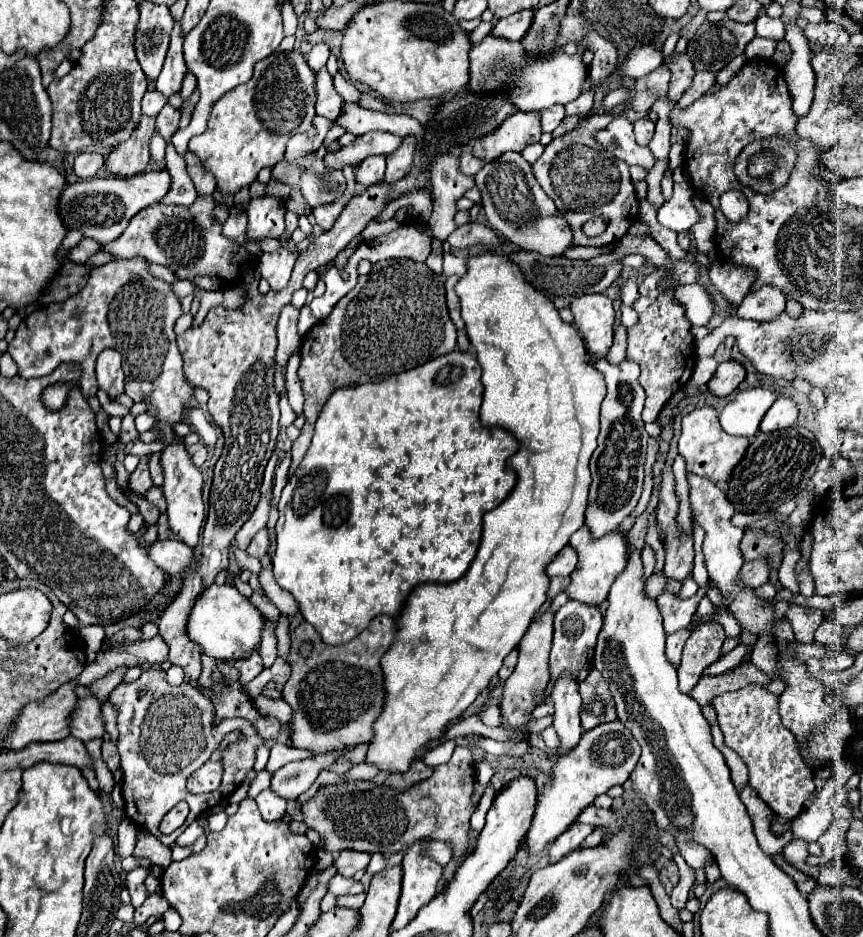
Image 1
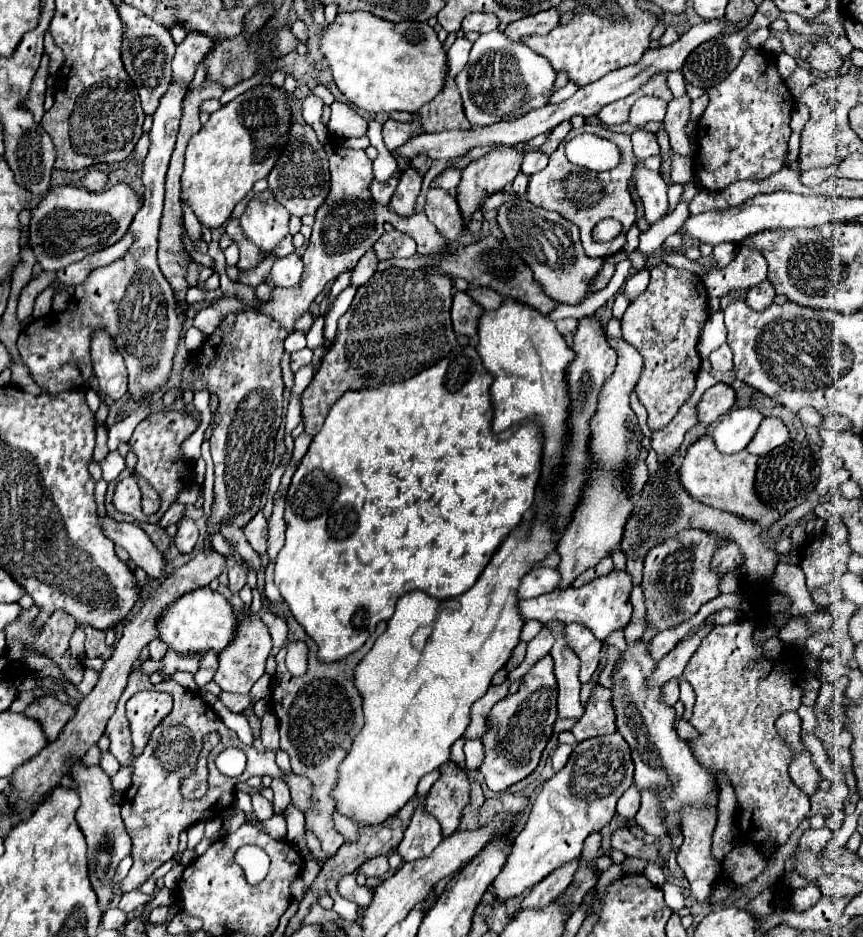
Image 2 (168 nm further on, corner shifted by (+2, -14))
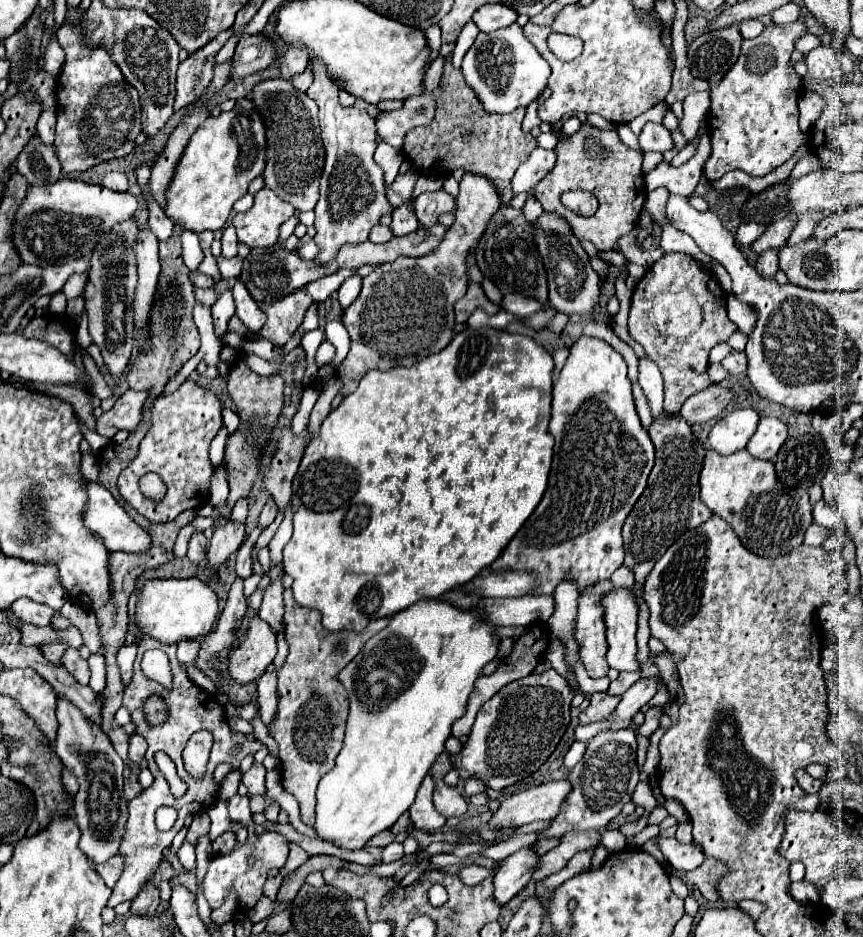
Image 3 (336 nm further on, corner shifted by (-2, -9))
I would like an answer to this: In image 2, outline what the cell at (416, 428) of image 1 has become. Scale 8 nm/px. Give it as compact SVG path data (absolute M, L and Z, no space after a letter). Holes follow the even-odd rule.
M464 346L452 350L440 364L420 372L418 376L392 386L382 386L376 390L356 390L342 394L336 404L330 408L322 430L314 436L306 456L302 458L300 466L292 476L292 484L286 496L286 544L276 558L274 570L274 584L278 586L282 600L290 606L292 616L300 626L304 626L306 634L318 644L318 658L322 662L336 662L346 658L348 654L362 648L366 638L374 632L380 620L390 620L394 614L396 600L410 590L422 590L432 594L438 600L454 598L464 594L468 588L474 586L476 578L490 562L492 554L504 540L504 536L522 520L524 512L534 502L534 492L540 474L540 454L542 454L542 432L532 422L516 424L506 432L494 434L490 430L492 420L492 406L488 388L492 384L492 376L484 370L480 356L476 354L474 346Z

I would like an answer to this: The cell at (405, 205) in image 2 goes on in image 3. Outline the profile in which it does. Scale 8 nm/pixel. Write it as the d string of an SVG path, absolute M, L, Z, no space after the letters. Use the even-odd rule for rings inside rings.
M410 199L408 203L400 205L394 209L392 213L392 223L390 223L390 231L394 237L402 237L402 235L410 235L418 229L418 219L414 215L414 199Z

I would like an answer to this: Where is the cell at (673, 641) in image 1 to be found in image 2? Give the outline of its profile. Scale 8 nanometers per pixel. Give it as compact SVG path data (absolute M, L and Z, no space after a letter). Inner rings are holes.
M672 678L672 680L668 680L668 682L664 684L662 690L664 690L664 702L666 702L666 704L674 706L674 704L678 702L678 694L680 694L678 686L680 686L680 678Z

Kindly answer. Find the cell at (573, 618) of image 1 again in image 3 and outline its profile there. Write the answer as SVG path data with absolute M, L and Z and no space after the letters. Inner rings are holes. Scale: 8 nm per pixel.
M580 595L578 613L574 621L574 637L578 637L580 659L592 679L608 675L606 663L606 623L602 623L602 597L600 595Z

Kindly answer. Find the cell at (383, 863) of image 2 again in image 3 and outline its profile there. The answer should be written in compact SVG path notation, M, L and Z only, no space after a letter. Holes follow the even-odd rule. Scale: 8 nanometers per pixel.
M390 843L388 847L384 847L384 853L382 853L382 863L392 863L392 861L398 861L404 857L404 847L402 843Z

